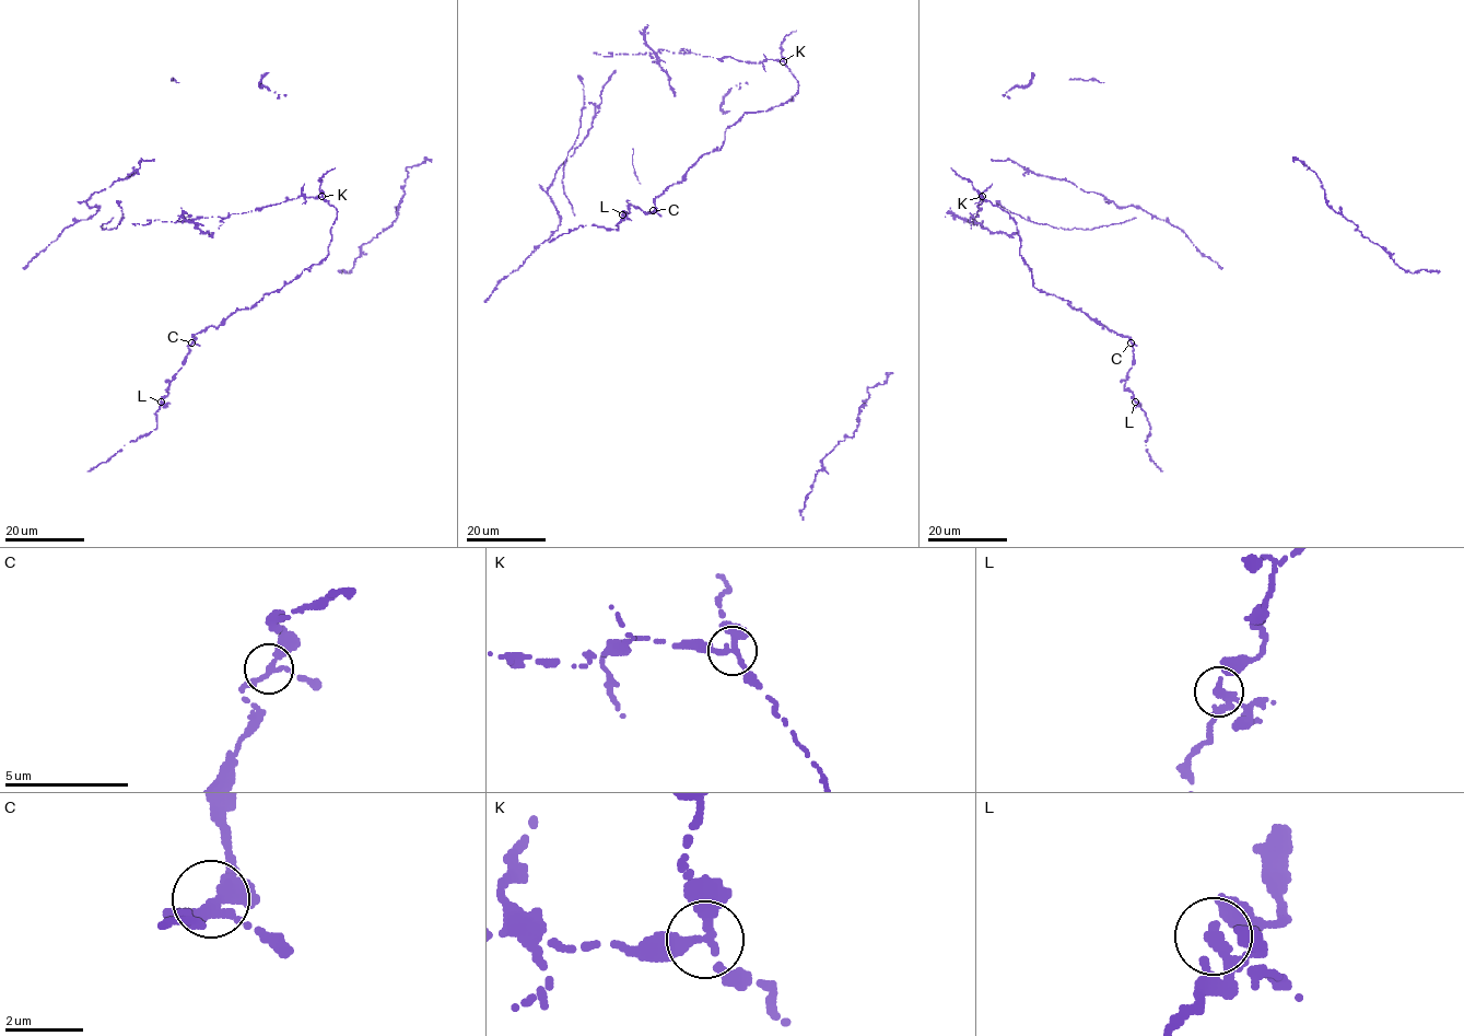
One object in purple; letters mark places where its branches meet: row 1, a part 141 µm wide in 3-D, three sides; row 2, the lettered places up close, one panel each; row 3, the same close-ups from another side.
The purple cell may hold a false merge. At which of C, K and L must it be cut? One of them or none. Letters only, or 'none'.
K

